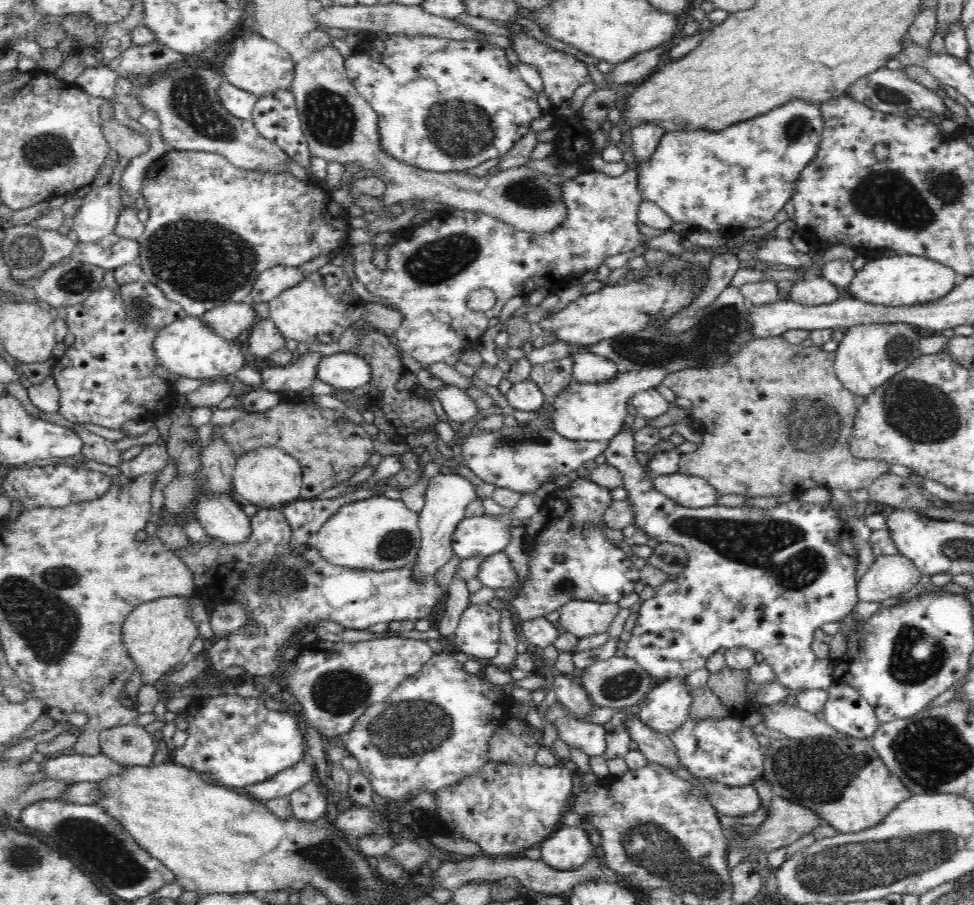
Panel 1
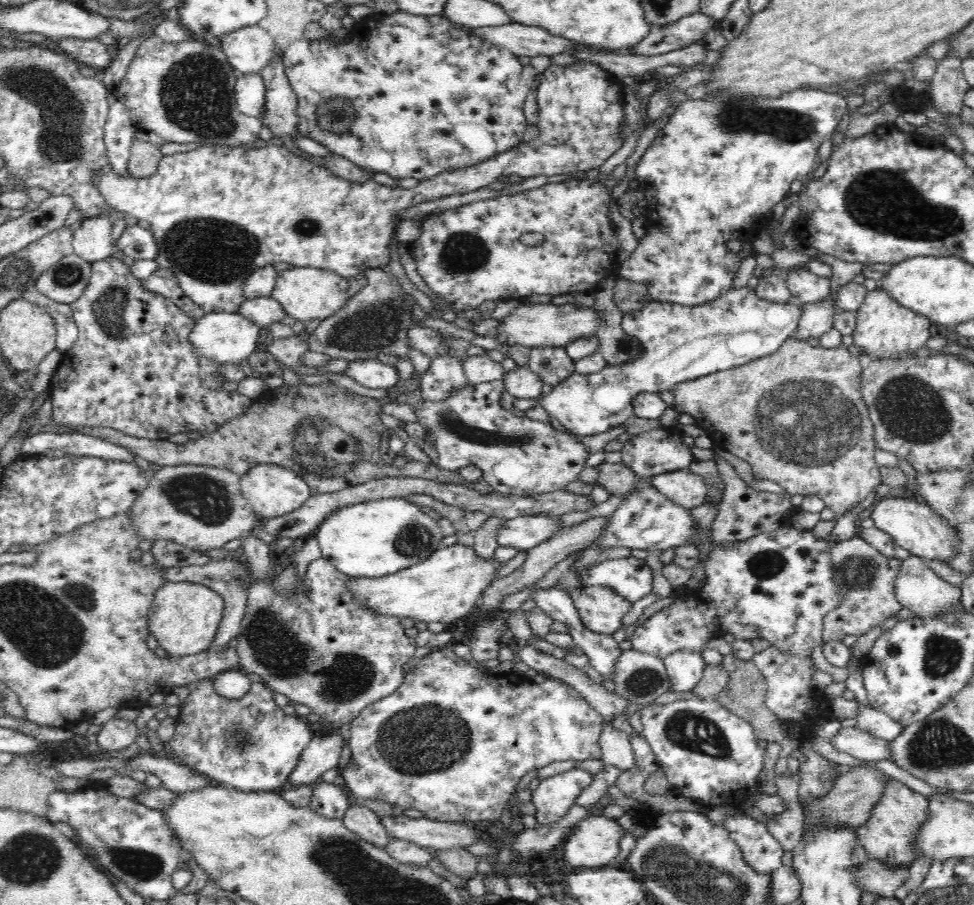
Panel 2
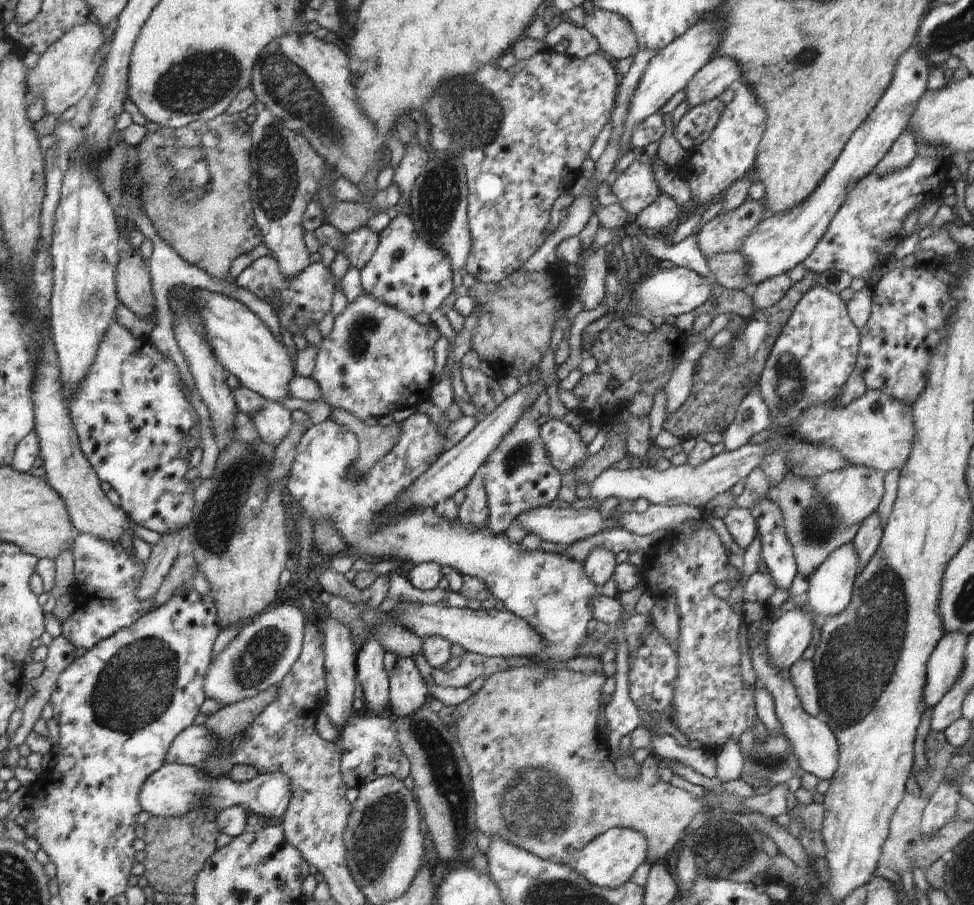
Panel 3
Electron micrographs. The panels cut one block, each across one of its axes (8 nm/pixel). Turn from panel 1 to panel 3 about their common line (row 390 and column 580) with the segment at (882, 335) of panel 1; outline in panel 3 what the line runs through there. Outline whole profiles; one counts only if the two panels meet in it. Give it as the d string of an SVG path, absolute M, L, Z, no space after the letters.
M616 827L600 833L587 845L584 845L576 852L576 856L570 865L592 884L615 889L630 881L636 869L648 860L647 846L647 838L640 831L626 827Z

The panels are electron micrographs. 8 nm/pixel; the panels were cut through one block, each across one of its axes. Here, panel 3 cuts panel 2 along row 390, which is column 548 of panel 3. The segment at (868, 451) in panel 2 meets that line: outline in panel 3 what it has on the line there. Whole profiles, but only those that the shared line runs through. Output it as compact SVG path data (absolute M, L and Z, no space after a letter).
M518 667L506 669L505 671L493 674L485 678L477 696L460 703L455 708L457 739L463 750L464 758L469 766L471 776L471 793L475 804L475 823L477 830L484 832L486 836L498 837L505 843L524 849L538 858L550 861L551 863L560 863L570 865L573 858L584 845L587 845L593 838L600 833L616 827L626 827L640 831L648 841L647 858L650 863L665 861L672 850L677 848L676 843L681 840L684 830L692 822L692 819L701 812L704 800L695 799L686 789L681 789L665 783L657 777L656 771L659 766L658 758L652 754L645 758L639 764L639 775L634 779L624 779L614 770L614 759L607 744L606 737L600 732L596 725L599 717L599 696L600 687L606 680L606 674L591 675L567 669L554 669L552 671L541 669L540 667Z

